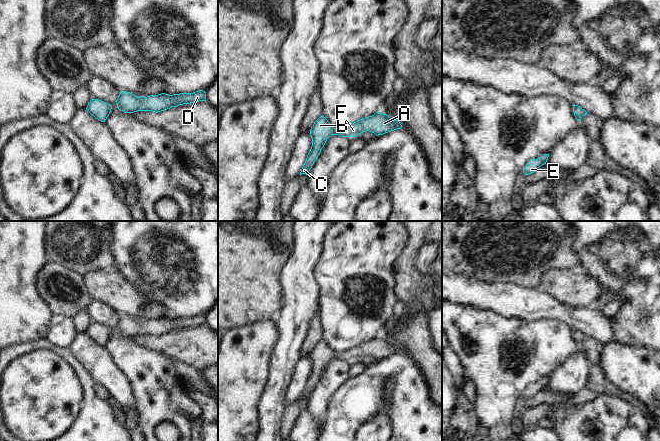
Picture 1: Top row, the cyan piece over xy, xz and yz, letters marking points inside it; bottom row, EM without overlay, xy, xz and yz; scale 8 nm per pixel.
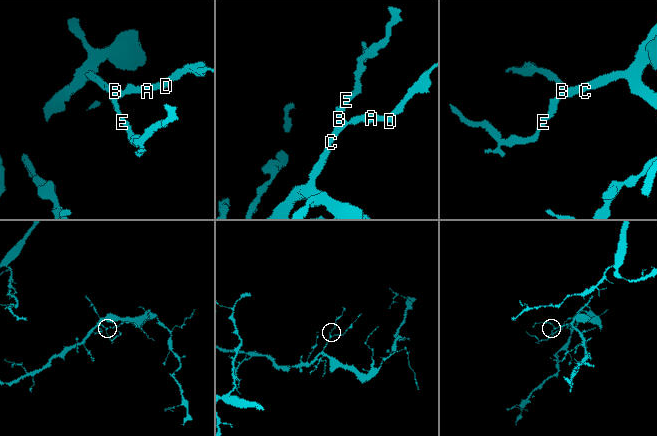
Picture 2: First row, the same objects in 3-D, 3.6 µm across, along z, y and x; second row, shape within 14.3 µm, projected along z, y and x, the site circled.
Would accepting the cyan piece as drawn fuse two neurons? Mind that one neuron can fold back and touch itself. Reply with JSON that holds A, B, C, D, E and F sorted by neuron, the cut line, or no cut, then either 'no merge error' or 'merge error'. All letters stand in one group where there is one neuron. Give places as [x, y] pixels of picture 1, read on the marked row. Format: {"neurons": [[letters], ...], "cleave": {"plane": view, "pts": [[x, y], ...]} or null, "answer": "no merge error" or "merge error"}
{"neurons": [["A", "B", "C", "D", "E", "F"]], "cleave": null, "answer": "no merge error"}

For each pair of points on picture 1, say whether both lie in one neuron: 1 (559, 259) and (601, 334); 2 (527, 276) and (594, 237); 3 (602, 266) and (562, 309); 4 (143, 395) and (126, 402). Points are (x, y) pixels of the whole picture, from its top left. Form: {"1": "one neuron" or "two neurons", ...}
{"1": "two neurons", "2": "two neurons", "3": "two neurons", "4": "two neurons"}

